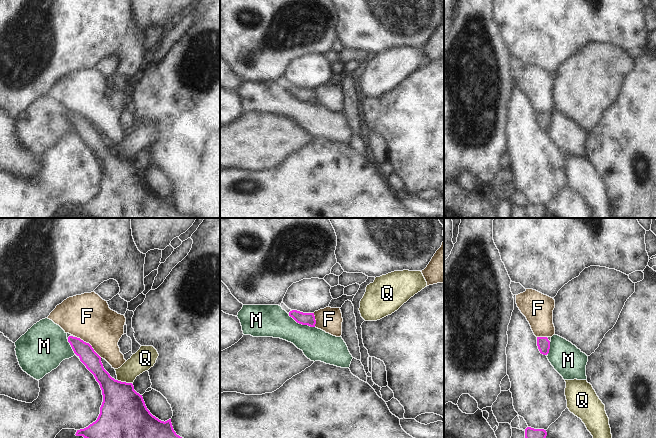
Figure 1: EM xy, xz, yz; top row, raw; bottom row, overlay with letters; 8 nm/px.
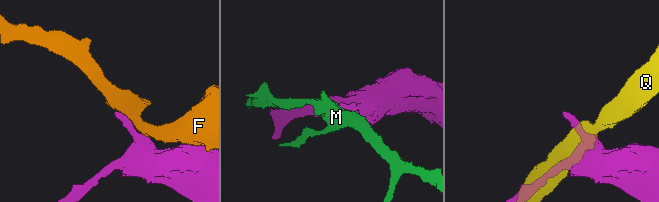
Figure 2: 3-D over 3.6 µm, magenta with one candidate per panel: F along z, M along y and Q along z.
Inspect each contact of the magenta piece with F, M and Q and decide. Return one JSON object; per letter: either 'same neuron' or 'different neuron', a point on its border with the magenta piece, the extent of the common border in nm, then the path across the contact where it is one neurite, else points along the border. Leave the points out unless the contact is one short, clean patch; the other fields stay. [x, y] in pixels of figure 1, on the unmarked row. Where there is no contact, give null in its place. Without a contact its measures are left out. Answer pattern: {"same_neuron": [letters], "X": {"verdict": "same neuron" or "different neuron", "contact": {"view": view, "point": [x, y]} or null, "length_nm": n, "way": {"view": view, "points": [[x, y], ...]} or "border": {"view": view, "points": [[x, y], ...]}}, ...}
{"same_neuron": [], "F": {"verdict": "different neuron", "contact": {"view": "xy", "point": [89, 120]}, "length_nm": 280}, "M": {"verdict": "different neuron", "contact": {"view": "xz", "point": [301, 99]}, "length_nm": 240, "border": {"view": "xz", "points": [[288, 90], [297, 98], [314, 103]]}}, "Q": {"verdict": "different neuron", "contact": {"view": "xy", "point": [124, 158]}, "length_nm": 120}}

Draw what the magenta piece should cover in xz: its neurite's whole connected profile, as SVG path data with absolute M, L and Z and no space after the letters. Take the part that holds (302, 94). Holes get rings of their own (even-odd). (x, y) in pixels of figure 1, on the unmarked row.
M283 78L281 79L280 82L297 99L302 100L302 101L308 101L310 103L315 103L316 96L315 96L314 89L303 89L303 88L300 88L300 87L297 87L297 86L291 86Z

